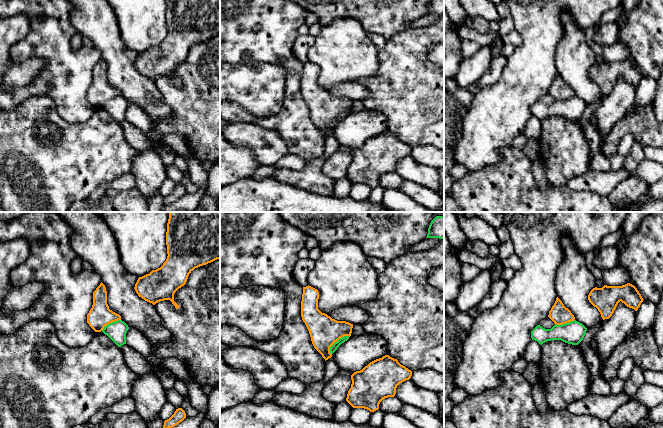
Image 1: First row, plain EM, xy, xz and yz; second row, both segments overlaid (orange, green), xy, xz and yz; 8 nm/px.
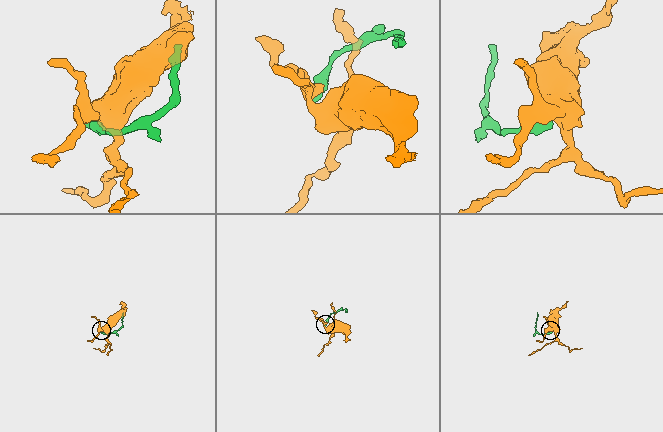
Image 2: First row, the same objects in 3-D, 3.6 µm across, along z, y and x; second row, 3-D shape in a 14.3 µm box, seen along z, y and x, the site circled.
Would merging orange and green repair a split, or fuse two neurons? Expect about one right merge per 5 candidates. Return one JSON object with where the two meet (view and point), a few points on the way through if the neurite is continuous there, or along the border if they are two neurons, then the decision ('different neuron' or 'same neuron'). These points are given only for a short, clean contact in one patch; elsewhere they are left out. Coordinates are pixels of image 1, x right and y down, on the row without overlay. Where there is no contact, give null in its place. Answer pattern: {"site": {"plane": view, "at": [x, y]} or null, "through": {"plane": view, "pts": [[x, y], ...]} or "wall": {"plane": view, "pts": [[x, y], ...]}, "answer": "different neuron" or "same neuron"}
{"site": {"plane": "xz", "at": [337, 116]}, "answer": "different neuron"}

